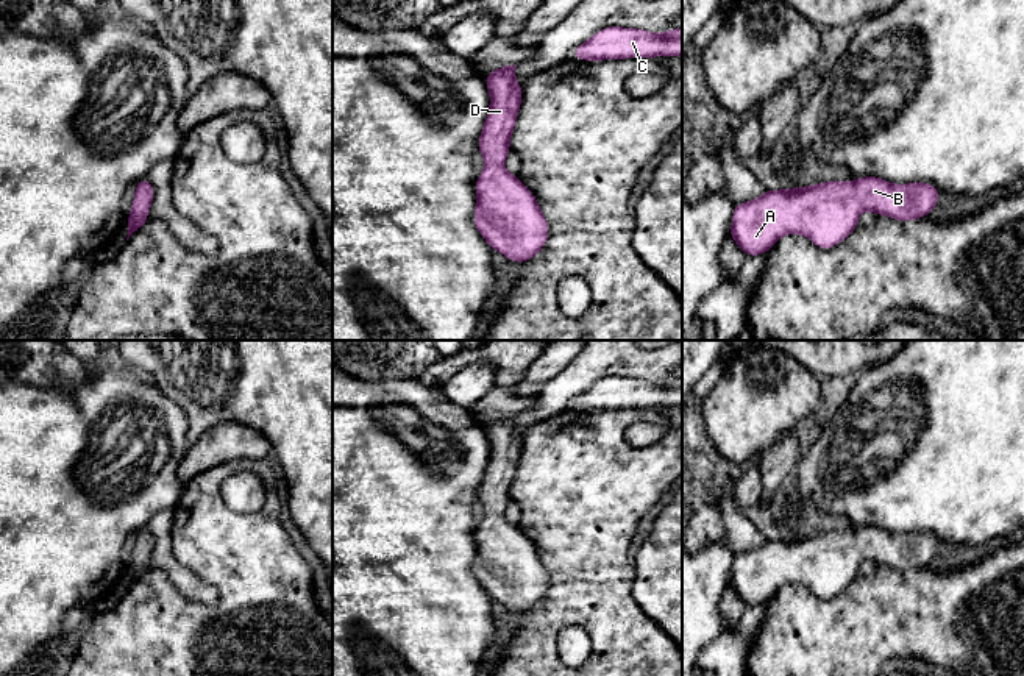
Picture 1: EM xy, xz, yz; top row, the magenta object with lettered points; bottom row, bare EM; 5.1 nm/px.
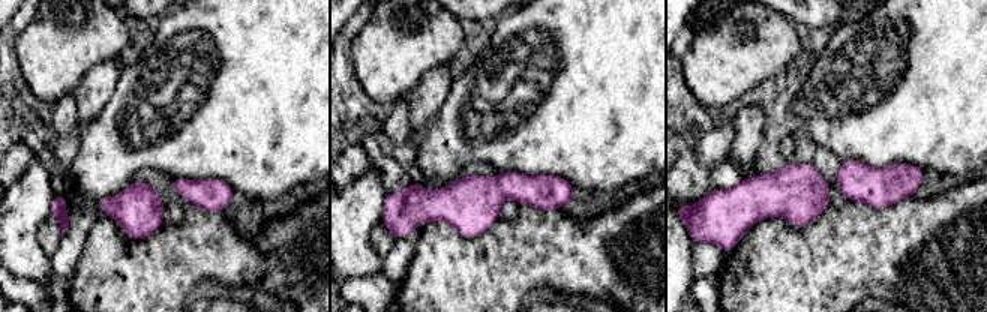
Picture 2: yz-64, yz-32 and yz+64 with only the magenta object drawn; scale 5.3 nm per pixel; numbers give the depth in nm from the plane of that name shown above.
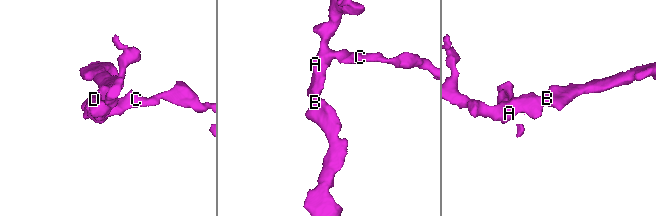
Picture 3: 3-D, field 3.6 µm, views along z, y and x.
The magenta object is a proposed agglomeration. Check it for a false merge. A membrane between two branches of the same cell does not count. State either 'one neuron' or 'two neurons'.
one neuron

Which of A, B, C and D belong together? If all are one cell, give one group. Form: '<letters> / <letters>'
A B C D

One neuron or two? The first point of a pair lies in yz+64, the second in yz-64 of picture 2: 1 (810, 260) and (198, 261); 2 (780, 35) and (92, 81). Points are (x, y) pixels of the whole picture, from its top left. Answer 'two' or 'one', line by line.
1: one
2: two

